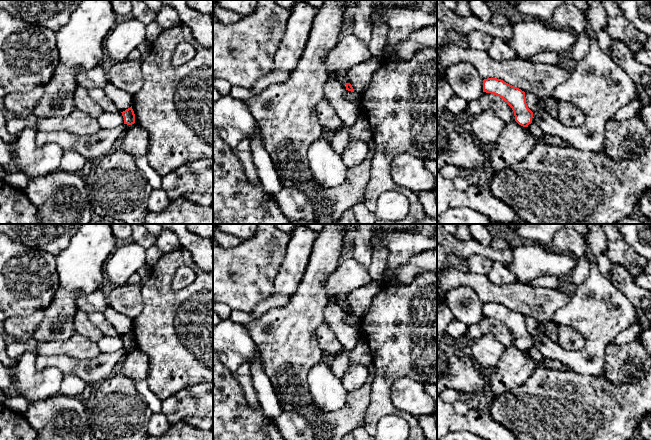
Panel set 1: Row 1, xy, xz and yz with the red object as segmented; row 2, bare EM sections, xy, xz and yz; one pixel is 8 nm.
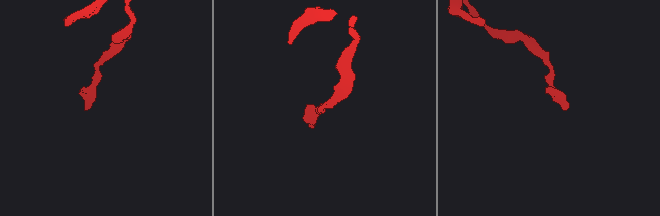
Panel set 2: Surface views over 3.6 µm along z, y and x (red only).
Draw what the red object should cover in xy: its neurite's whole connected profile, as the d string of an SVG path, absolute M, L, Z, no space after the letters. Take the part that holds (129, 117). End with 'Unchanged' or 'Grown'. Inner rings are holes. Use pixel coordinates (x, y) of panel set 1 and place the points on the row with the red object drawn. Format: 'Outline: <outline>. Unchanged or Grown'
Outline: M132 106L121 113L124 118L124 124L132 125L135 123L135 114Z. Unchanged

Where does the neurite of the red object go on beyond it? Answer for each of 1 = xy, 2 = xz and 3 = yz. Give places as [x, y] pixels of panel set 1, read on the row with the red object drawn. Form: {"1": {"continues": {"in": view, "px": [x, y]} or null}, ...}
{"1": {"continues": null}, "2": {"continues": null}, "3": {"continues": null}}

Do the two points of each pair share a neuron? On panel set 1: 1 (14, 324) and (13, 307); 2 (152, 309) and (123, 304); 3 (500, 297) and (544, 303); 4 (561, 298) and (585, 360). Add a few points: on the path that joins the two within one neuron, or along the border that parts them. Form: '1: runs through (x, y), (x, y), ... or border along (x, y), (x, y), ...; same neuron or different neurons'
1: border along (37, 310), (28, 315), (12, 316), (10, 318); different neurons
2: border along (143, 284), (143, 309), (133, 320); different neurons
3: runs through (511, 297), (521, 297), (533, 302); same neuron
4: border along (570, 298), (550, 319); different neurons

